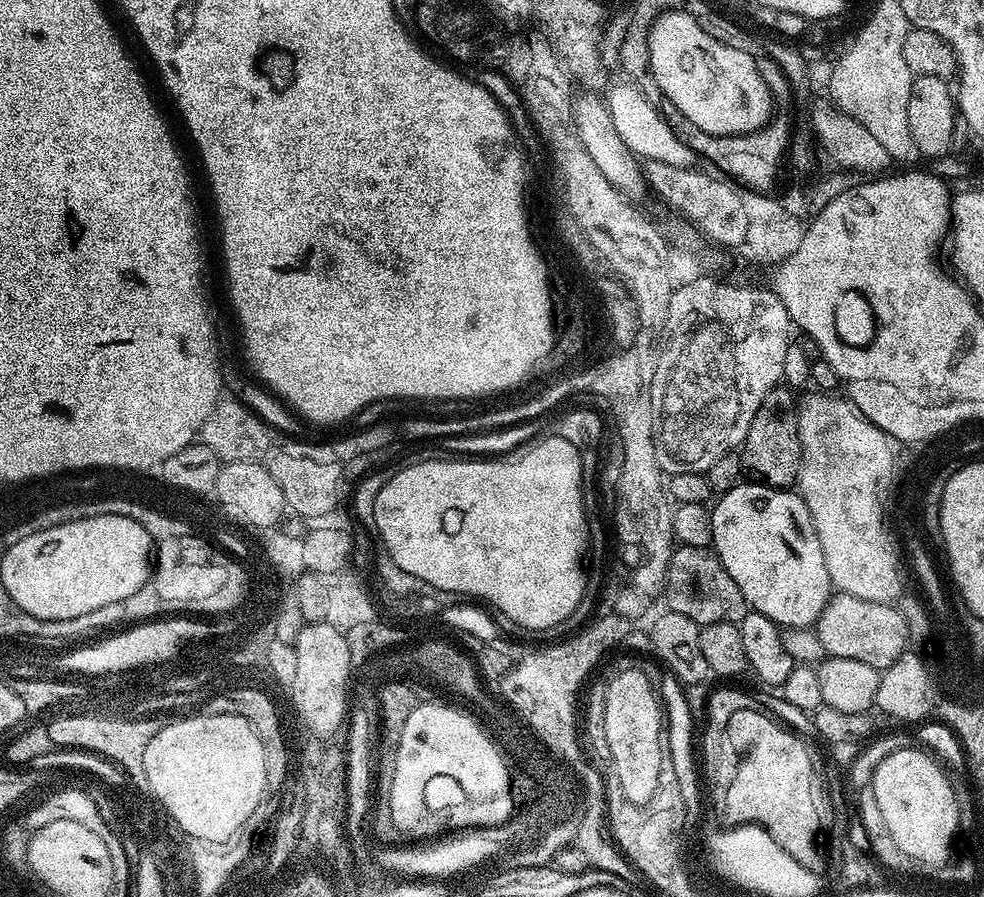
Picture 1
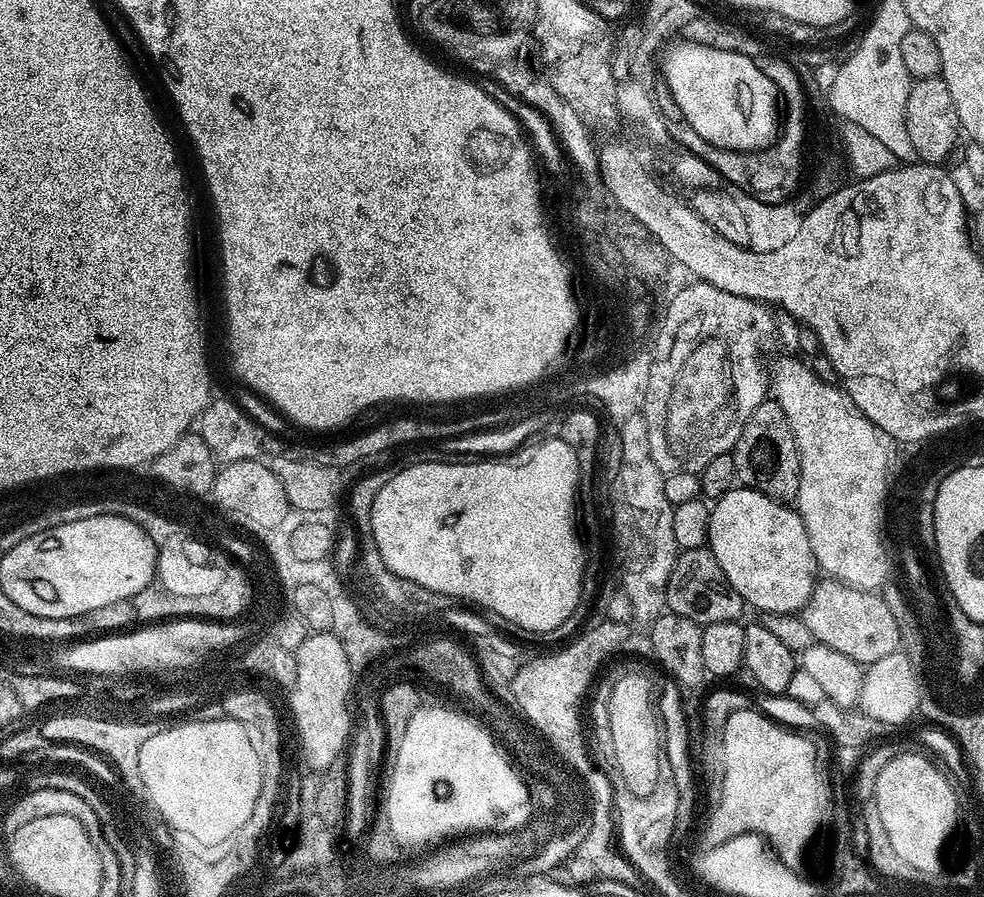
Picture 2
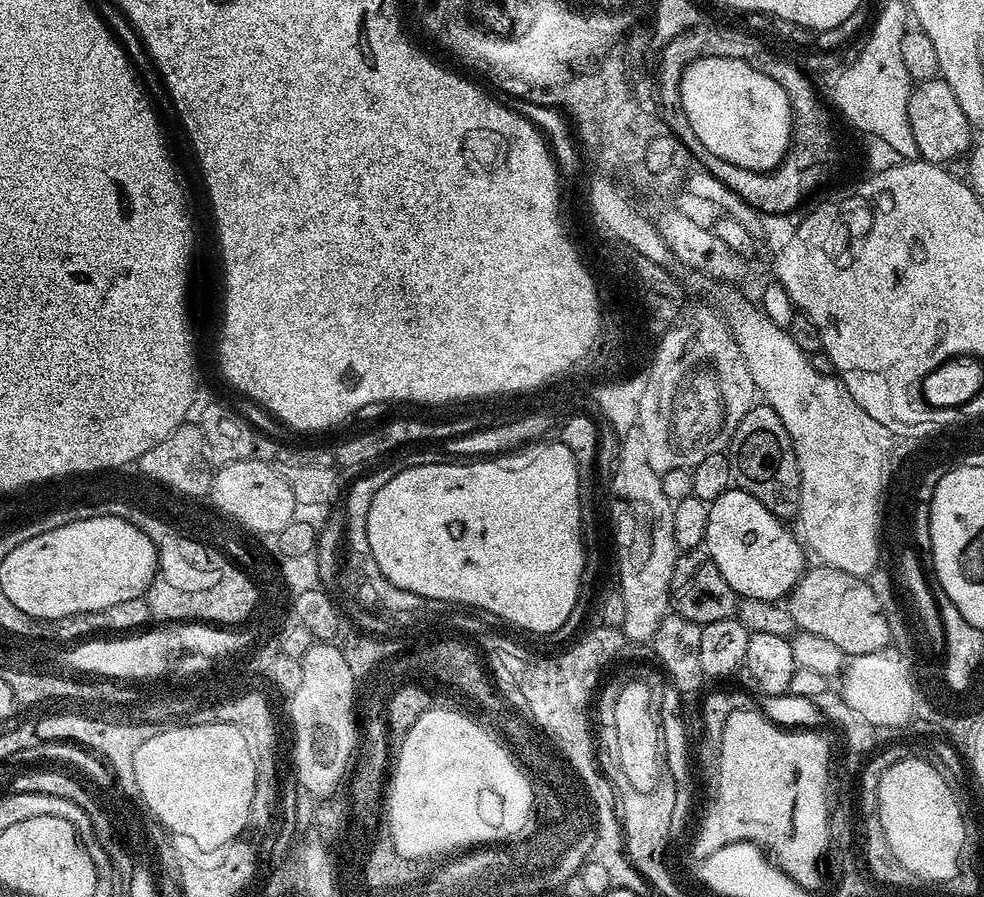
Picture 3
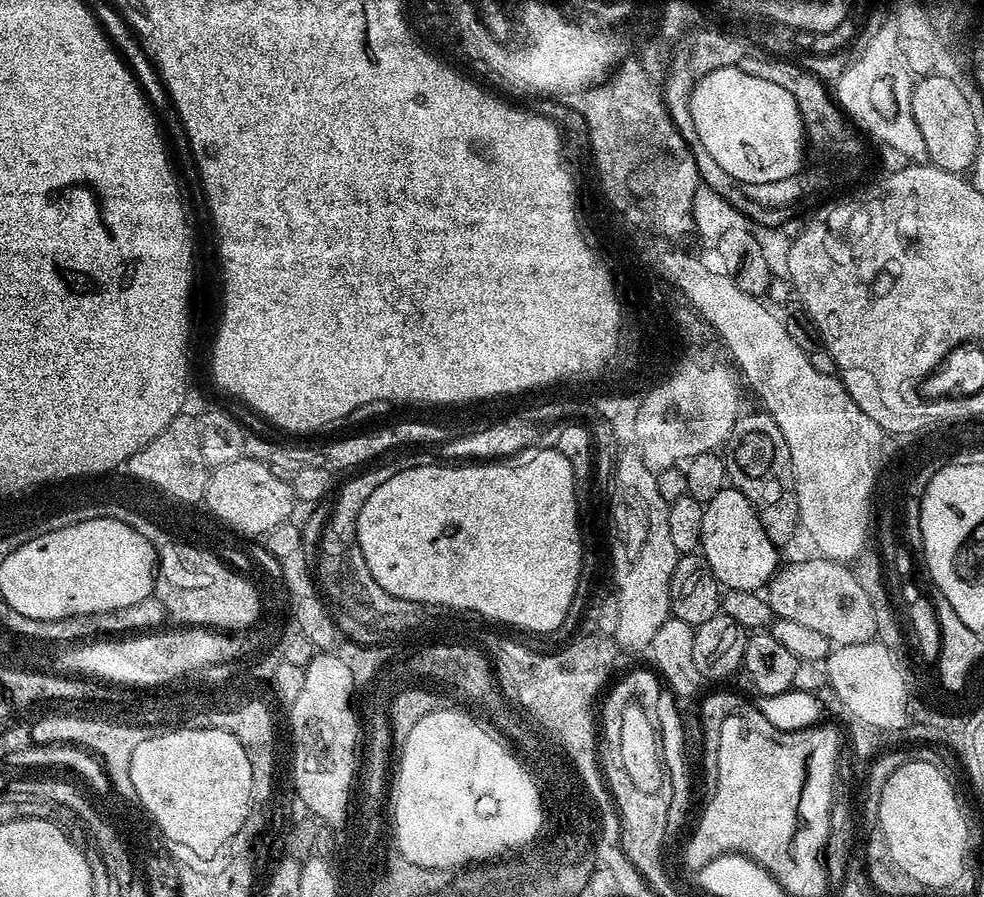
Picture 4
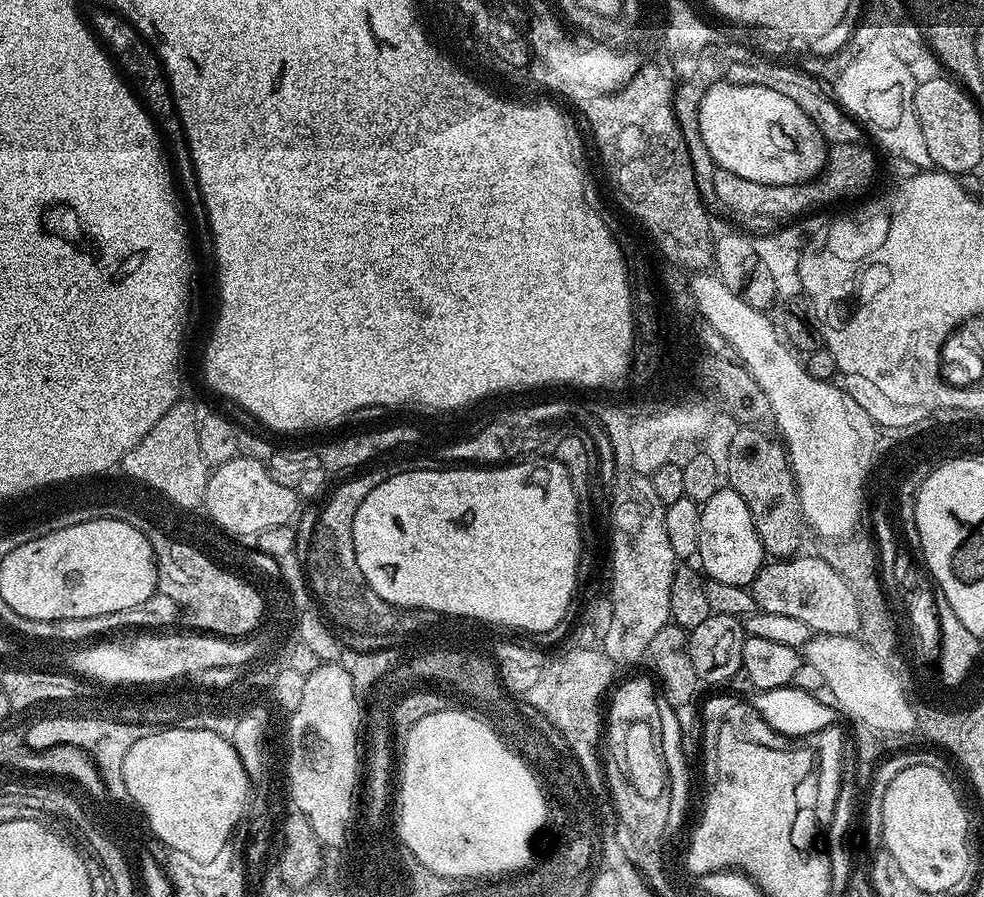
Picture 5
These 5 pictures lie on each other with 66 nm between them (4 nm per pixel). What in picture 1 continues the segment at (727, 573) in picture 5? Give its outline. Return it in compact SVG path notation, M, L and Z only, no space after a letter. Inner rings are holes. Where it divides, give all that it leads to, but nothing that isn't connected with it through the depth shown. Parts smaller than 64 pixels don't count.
M763 482L752 483L735 484L715 501L712 508L712 548L722 566L726 566L730 578L738 582L738 590L742 590L751 611L766 614L766 618L779 624L781 629L811 629L820 619L834 589L810 510L799 491L772 487Z

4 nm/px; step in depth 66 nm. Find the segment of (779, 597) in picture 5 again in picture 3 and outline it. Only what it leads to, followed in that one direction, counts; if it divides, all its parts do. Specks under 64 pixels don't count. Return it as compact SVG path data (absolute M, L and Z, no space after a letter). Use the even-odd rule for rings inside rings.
M815 567L805 571L786 597L787 610L797 629L834 642L848 658L874 654L889 647L893 643L890 622L867 579L840 572L837 568Z

